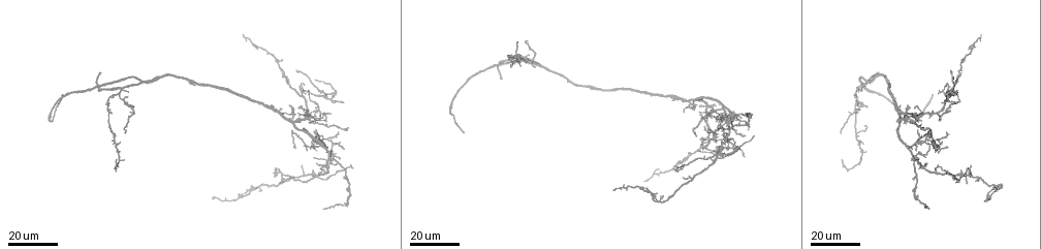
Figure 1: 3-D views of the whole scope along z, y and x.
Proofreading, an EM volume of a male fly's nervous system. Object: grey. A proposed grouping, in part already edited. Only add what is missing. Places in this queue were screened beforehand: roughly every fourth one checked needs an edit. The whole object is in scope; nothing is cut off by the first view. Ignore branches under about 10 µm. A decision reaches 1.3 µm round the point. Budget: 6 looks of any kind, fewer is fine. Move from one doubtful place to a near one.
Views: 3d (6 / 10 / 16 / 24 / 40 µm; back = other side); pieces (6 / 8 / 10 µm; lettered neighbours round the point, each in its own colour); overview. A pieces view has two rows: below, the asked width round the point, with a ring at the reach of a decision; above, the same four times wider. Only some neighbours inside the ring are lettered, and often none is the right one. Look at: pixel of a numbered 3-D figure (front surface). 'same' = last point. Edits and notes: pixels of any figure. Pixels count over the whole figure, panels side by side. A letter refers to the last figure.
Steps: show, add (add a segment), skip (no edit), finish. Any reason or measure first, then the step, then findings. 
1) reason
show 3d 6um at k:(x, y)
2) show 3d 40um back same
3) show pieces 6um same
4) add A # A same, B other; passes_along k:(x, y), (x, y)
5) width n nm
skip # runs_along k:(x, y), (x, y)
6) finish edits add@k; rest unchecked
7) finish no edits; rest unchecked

an open end
show 3d 24um at 1:(527, 41)

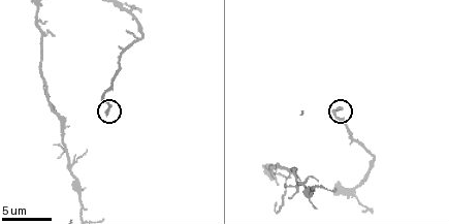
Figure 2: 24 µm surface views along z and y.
show pieces 8um at 2:(105, 115)

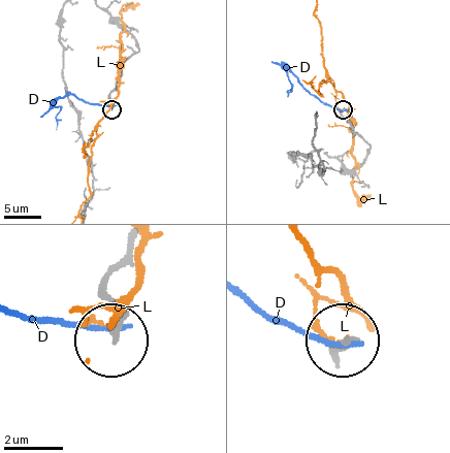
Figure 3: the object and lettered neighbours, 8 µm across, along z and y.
skip # D other, L other; runs_along 3:(331, 156), (353, 169), (370, 147), (343, 116), (343, 109); none of them fits

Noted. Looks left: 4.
an open end
show 3d 24um at 1:(930, 95)

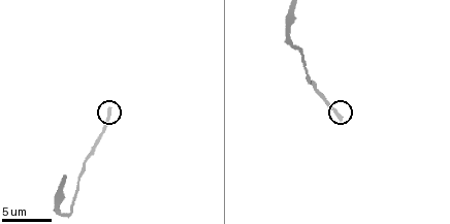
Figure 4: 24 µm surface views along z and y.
what lies round it
show pieces 6um at 4:(108, 109)

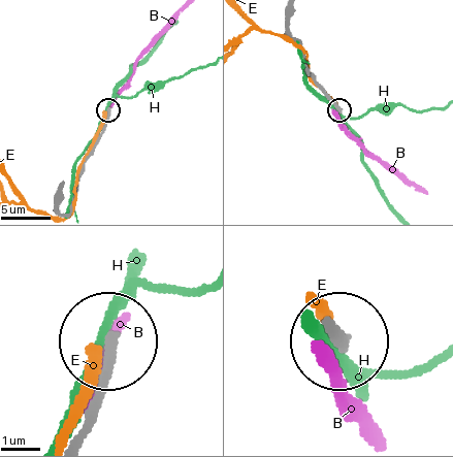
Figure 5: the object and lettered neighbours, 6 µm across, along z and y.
skip # B other, E other, H other; runs_along 5:(77, 438), (107, 380), (107, 343); no lettered segment goes on from it

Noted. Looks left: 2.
free end
show 3d 16um at 1:(501, 79)

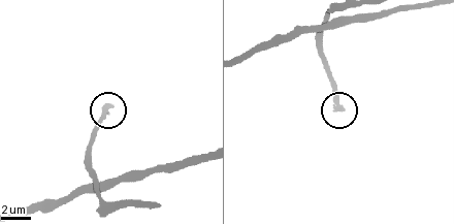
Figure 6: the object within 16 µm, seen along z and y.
what lies round it
show pieces 6um at 6:(109, 107)

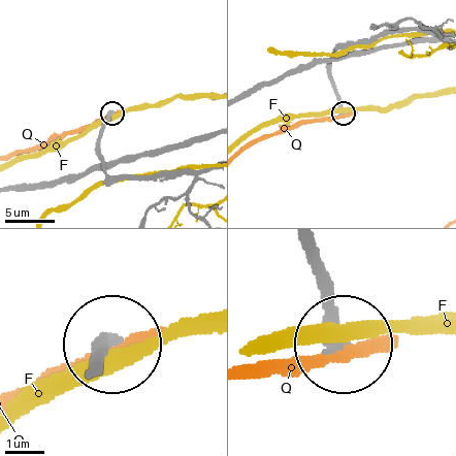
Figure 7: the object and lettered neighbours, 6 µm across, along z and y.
width 280 nm
skip # F other, Q other; runs_along 7:(192, 139), (108, 162), (100, 154), (99, 134), (110, 114); no lettered segment goes on from it

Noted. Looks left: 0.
finish no edits; rest unchecked

